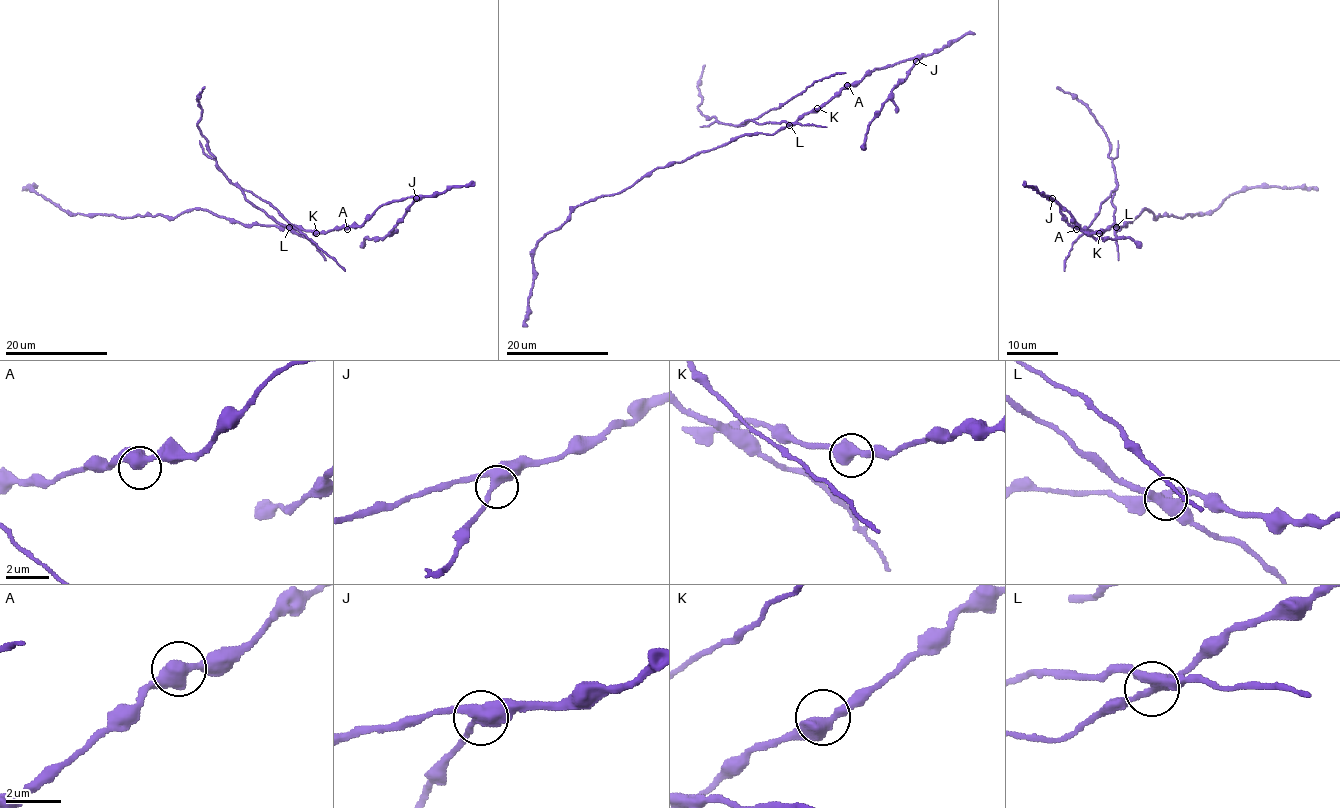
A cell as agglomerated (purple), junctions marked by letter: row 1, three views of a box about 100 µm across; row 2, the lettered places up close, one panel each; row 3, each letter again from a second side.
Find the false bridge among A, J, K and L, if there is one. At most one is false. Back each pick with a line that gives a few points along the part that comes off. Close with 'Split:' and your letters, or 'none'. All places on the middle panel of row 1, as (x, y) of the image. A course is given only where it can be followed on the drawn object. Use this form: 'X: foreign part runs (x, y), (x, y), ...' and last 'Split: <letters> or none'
L: foreign part runs (789, 125), (749, 119), (726, 125), (708, 118), (698, 109), (702, 103), (698, 81), (704, 65)
Split: L

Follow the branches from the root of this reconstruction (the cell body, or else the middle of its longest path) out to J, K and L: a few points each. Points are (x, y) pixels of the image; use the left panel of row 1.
J: (238, 221), (328, 231), (360, 226), (383, 205), (407, 197), (416, 198)
K: (238, 221), (300, 226), (316, 233)
L: (238, 221), (288, 226)

